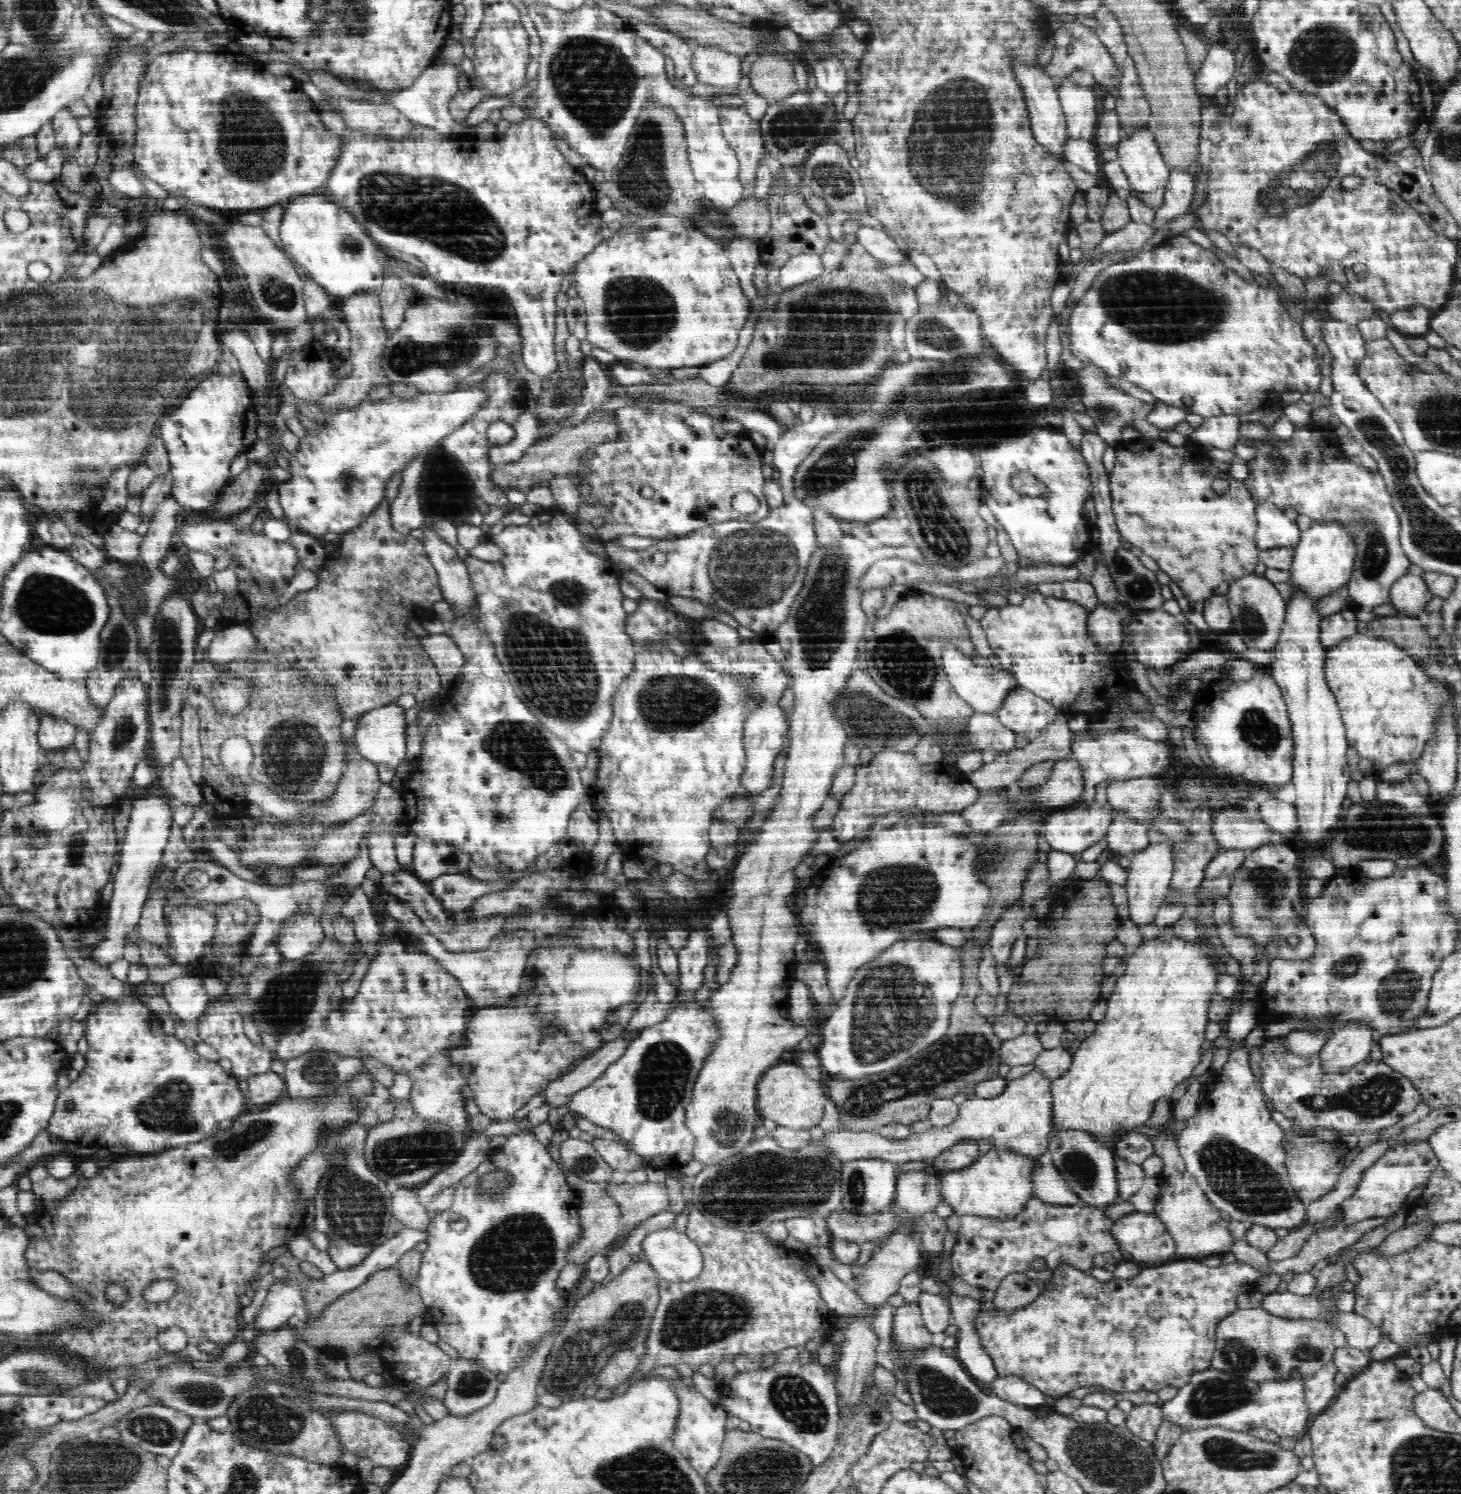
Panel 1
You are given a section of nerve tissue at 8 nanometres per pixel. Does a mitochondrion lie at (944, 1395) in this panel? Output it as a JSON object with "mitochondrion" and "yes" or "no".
{"mitochondrion":"yes"}

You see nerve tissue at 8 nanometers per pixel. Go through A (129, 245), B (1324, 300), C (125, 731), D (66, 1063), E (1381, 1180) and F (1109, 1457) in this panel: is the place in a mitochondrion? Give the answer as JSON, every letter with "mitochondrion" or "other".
{"A":"other","B":"other","C":"mitochondrion","D":"other","E":"other","F":"mitochondrion"}

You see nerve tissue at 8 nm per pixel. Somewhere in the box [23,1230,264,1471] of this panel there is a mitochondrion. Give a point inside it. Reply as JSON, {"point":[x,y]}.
{"point":[150,1428]}

